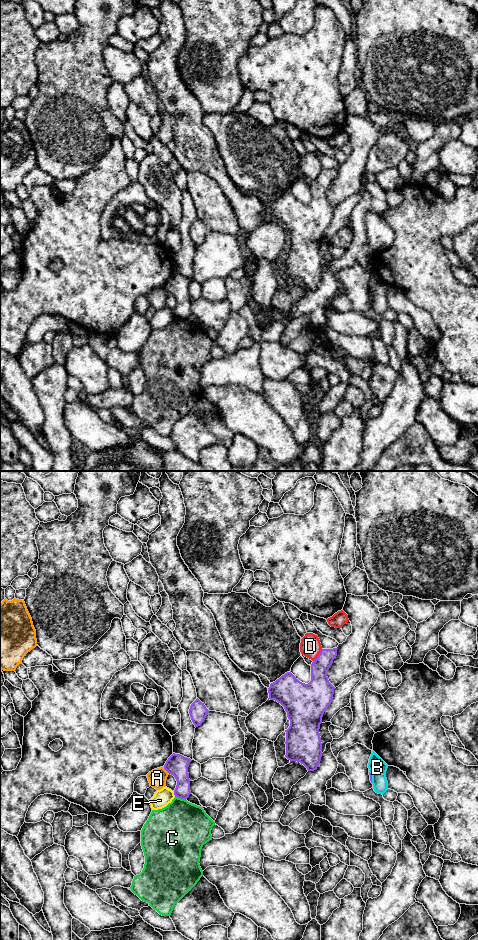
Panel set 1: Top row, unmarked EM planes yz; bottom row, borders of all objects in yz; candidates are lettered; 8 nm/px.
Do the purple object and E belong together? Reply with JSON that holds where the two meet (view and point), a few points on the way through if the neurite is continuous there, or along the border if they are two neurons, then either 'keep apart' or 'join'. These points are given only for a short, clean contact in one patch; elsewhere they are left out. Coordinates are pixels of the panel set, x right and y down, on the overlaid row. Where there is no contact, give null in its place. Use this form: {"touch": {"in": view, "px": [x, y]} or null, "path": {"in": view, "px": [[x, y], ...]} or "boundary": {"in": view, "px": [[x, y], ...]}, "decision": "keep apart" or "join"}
{"touch": {"in": "yz", "px": [174, 794]}, "boundary": {"in": "yz", "px": [[173, 791], [175, 796]]}, "decision": "keep apart"}

